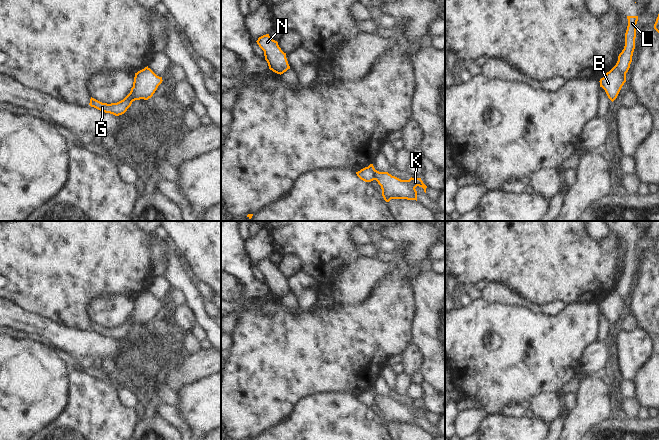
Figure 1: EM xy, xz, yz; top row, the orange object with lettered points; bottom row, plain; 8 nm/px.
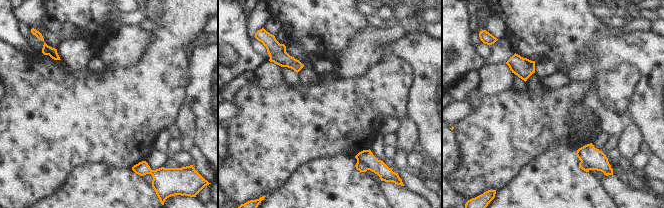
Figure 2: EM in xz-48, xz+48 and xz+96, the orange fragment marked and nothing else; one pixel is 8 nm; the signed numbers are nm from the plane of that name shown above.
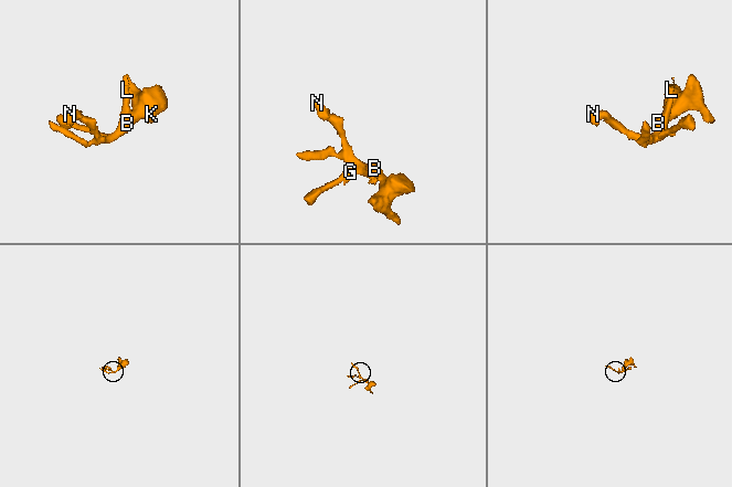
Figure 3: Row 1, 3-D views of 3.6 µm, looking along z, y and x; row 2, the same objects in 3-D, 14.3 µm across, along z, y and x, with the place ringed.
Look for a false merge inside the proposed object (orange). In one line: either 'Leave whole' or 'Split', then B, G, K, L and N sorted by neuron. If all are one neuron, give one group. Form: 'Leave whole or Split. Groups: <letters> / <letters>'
Split. Groups: B K N / G L.

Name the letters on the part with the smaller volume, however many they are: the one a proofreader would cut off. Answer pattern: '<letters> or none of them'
G, L

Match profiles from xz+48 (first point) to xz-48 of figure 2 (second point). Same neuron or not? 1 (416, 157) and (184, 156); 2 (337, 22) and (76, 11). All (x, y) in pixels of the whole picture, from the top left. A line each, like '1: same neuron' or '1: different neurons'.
1: same neuron
2: same neuron

